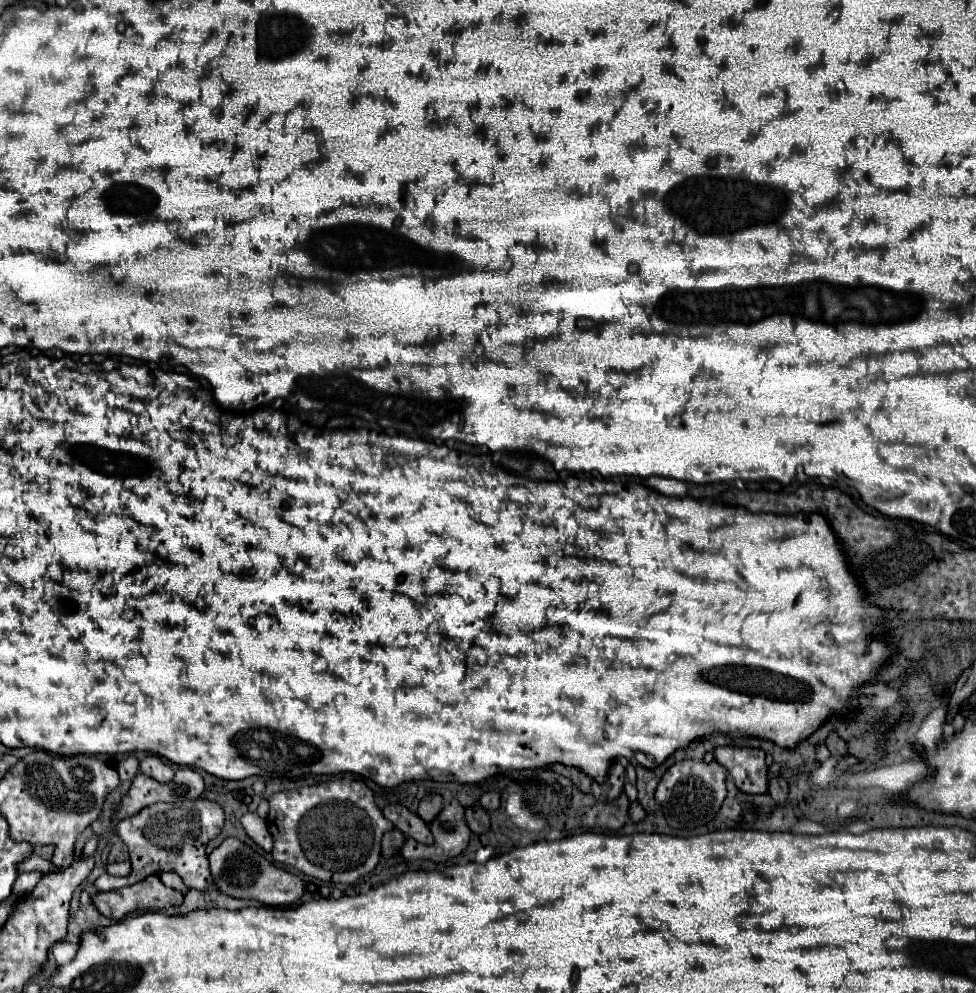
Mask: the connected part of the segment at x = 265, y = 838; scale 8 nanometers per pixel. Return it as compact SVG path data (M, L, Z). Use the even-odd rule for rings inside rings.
M247 812L247 814L241 818L241 824L243 824L245 832L255 840L255 844L259 844L263 850L271 852L271 848L273 848L273 838L271 838L271 834L269 834L267 822L265 822L257 812Z

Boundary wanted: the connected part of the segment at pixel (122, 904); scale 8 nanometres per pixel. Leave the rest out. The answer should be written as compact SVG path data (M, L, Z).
M157 874L147 876L139 884L99 892L93 898L93 904L99 908L99 912L107 918L121 920L123 916L135 912L135 910L159 910L159 908L171 908L183 904L183 894L167 888Z

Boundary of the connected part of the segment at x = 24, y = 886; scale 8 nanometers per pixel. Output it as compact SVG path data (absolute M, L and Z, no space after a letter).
M32 871L20 874L13 885L13 894L17 894L17 896L23 896L23 894L31 892L31 890L40 881L42 875L43 873L40 871Z

